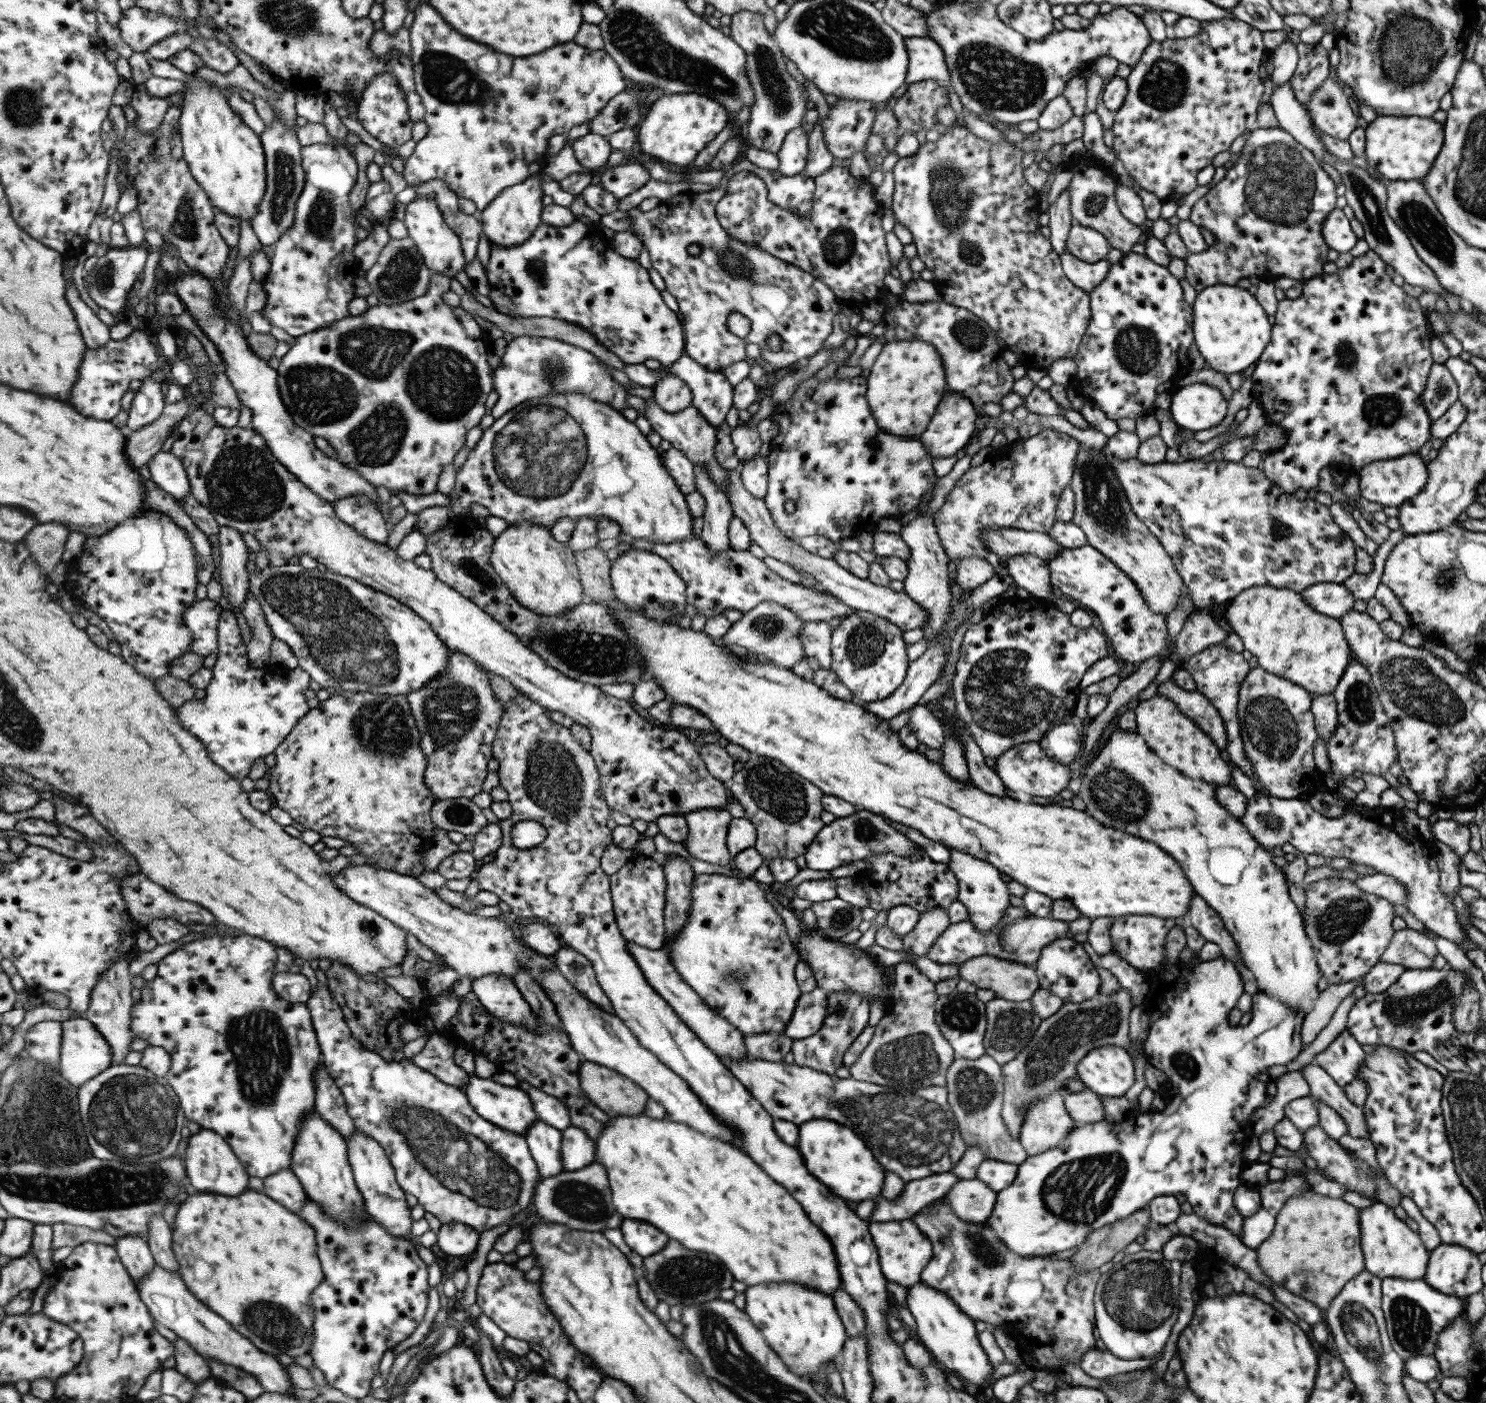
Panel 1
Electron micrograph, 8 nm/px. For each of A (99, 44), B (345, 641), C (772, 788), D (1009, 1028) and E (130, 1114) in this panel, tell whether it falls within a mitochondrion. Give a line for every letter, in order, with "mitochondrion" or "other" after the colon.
A: other
B: mitochondrion
C: mitochondrion
D: mitochondrion
E: mitochondrion

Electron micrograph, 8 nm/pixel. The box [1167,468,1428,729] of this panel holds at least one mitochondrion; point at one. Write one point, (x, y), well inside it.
(1359, 702)

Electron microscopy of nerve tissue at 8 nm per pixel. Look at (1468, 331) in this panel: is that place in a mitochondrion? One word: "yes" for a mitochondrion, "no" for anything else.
yes

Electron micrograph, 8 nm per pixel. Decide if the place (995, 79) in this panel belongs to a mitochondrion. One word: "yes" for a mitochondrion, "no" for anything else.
yes

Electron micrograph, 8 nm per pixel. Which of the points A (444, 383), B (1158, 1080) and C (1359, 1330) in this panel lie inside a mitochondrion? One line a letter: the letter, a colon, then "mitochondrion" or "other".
A: mitochondrion
B: other
C: mitochondrion

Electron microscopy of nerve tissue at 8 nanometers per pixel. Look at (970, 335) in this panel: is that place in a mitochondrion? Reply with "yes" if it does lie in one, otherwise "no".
yes

